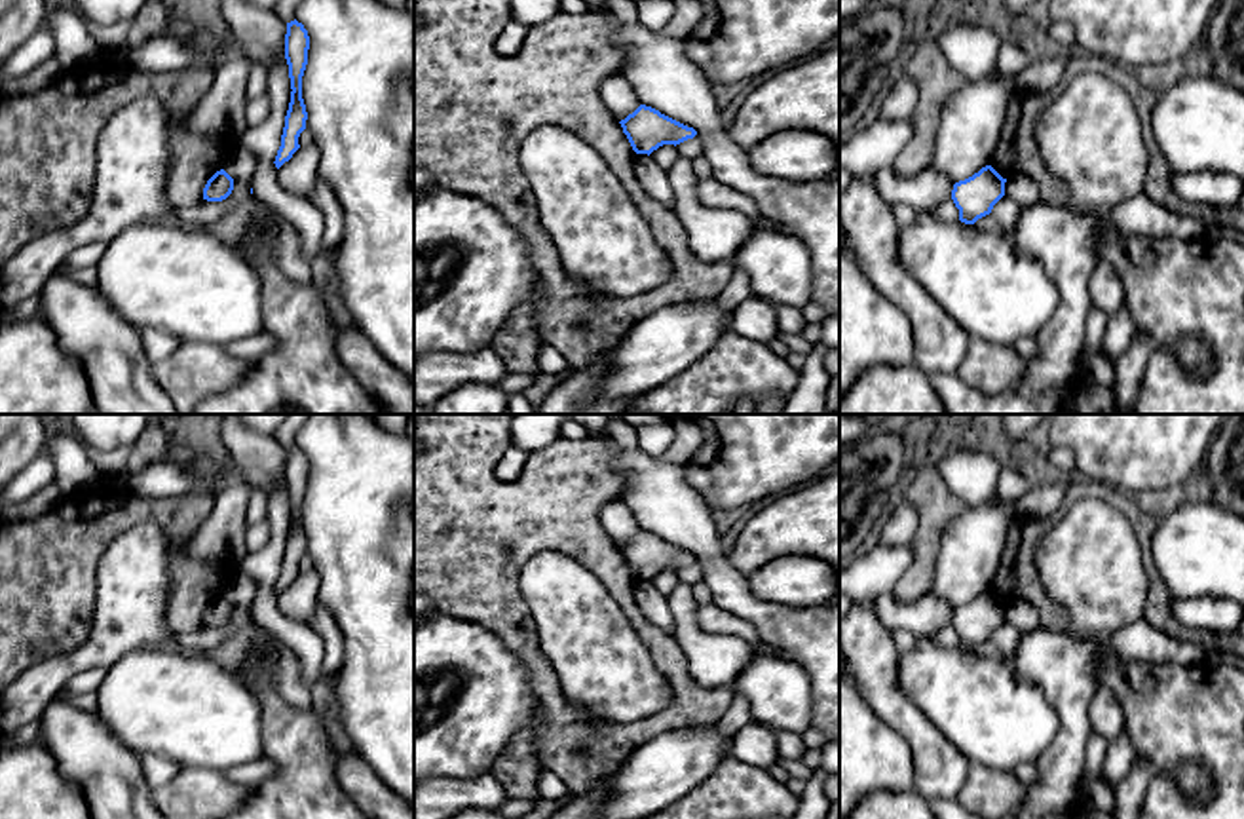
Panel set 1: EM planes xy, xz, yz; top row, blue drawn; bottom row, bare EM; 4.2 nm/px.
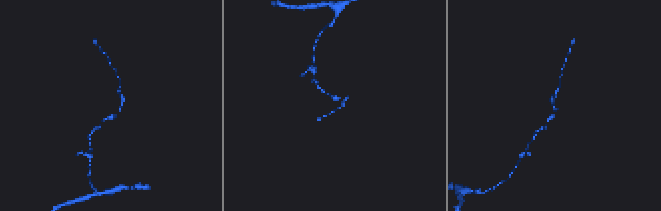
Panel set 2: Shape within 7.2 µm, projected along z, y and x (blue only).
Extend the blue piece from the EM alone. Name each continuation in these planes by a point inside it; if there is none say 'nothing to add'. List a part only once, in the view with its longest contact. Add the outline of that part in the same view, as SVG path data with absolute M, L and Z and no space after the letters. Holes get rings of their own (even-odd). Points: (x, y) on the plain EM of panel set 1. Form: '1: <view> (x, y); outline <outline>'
nothing to add

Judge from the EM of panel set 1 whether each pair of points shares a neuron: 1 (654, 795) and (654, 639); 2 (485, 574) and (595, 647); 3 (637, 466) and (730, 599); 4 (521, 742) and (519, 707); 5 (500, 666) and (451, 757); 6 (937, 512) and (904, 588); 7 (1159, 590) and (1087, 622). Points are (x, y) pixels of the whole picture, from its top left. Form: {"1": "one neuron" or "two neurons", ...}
{"1": "two neurons", "2": "two neurons", "3": "one neuron", "4": "two neurons", "5": "one neuron", "6": "one neuron", "7": "two neurons"}

